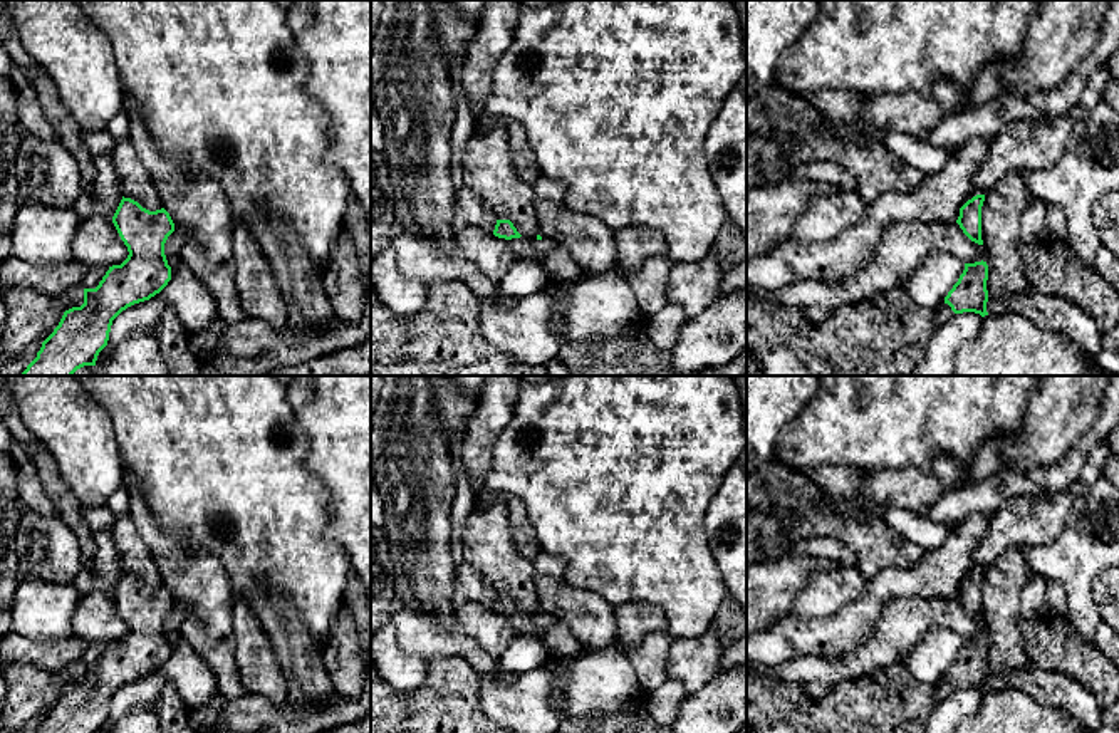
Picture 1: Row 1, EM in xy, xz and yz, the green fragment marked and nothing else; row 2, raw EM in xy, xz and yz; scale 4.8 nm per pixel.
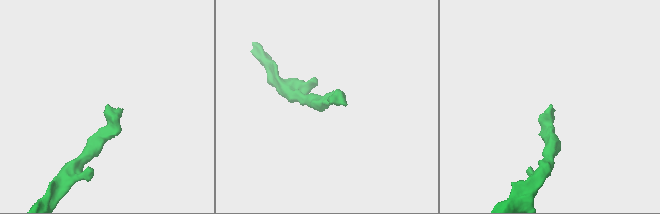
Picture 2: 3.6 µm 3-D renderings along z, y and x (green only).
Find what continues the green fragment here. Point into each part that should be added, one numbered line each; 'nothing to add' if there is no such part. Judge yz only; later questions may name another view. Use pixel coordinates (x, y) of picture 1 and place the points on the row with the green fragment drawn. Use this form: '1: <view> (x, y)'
1: yz (943, 312)

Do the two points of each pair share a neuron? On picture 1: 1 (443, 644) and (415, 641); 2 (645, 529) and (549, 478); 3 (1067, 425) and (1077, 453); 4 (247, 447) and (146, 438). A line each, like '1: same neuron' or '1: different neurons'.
1: same neuron
2: same neuron
3: different neurons
4: same neuron

